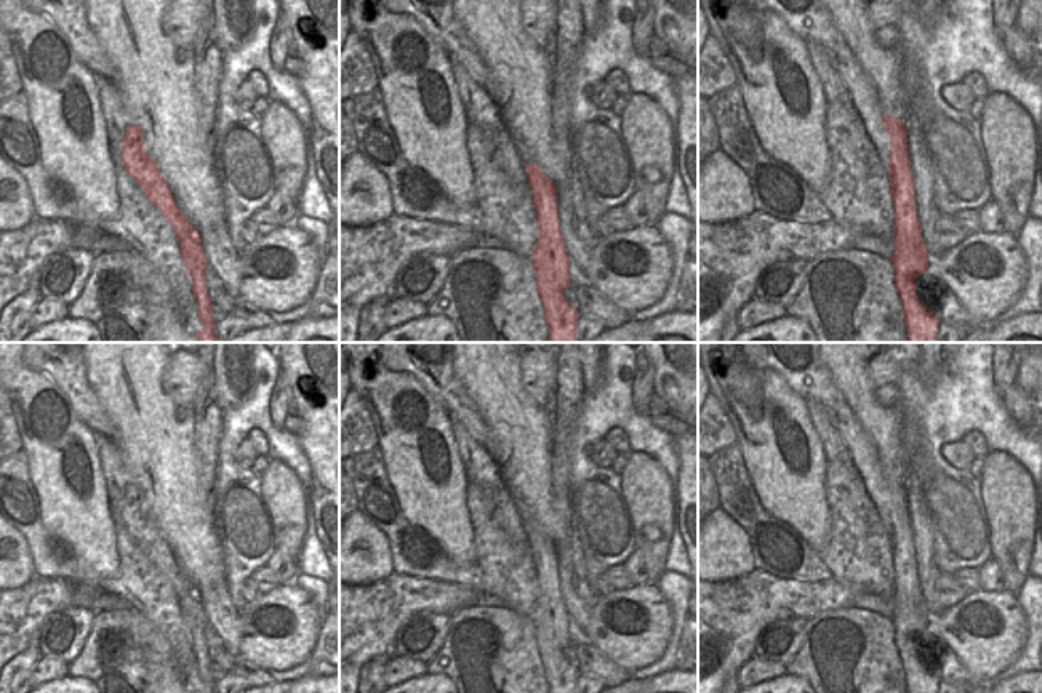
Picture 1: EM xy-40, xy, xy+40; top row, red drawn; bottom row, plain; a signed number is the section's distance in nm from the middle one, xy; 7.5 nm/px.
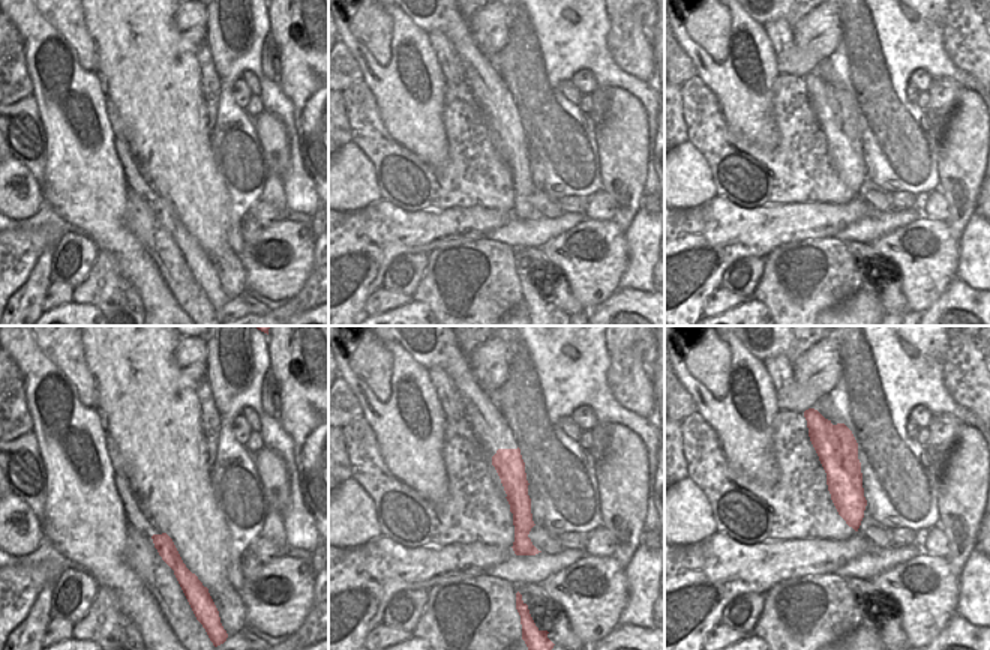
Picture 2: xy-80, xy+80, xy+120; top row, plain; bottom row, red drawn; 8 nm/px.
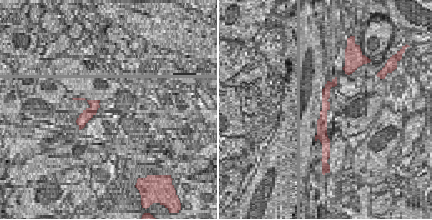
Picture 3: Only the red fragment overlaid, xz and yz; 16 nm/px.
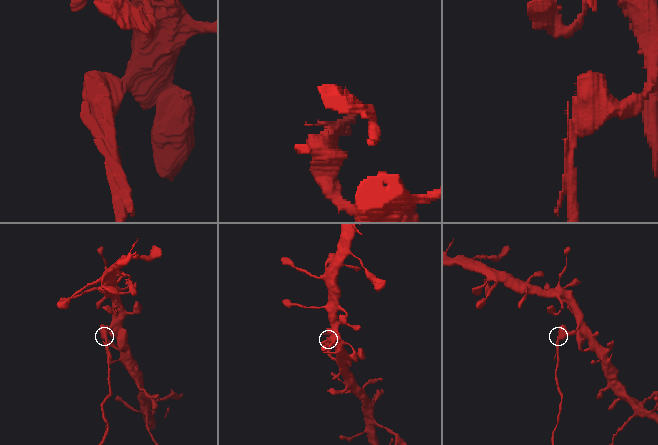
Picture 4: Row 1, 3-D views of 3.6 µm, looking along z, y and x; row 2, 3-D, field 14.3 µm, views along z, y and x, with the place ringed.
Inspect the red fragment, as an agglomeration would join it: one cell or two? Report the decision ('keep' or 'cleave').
cleave

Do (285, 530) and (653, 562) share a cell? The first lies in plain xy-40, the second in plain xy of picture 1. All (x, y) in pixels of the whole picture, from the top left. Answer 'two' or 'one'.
one

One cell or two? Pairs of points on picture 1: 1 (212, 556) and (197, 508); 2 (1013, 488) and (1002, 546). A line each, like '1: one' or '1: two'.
1: one
2: one

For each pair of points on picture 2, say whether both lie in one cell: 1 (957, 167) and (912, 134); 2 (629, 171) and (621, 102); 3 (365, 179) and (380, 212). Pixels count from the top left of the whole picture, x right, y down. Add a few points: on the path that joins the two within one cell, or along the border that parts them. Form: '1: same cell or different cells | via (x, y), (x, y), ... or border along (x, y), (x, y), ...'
1: different cells | border along (936, 144), (938, 188)
2: same cell | via (623, 155), (623, 119)
3: different cells | border along (380, 198), (363, 207), (344, 210)

